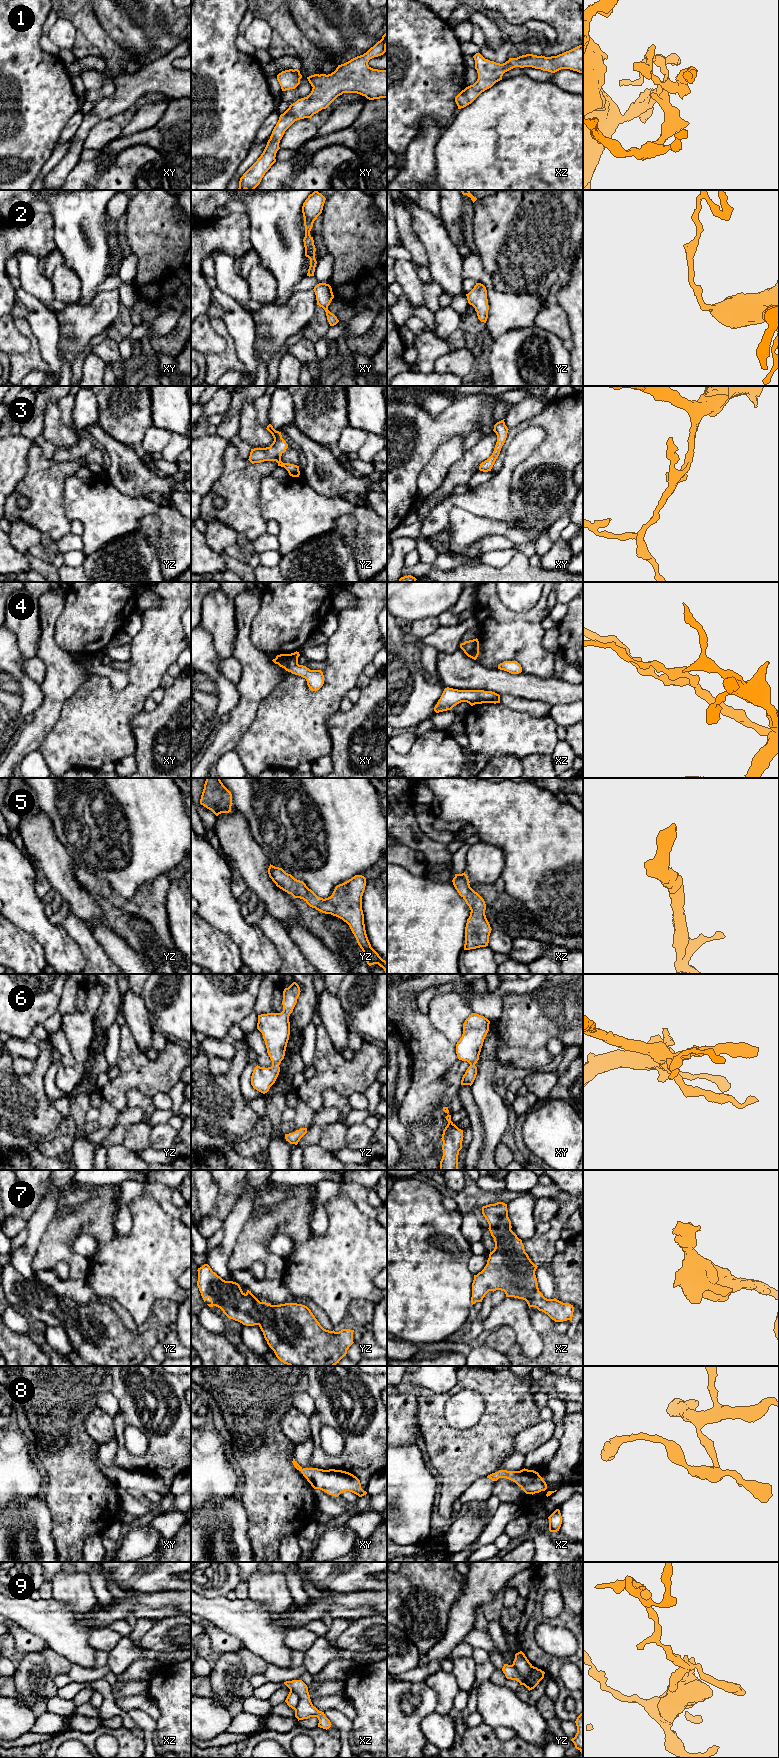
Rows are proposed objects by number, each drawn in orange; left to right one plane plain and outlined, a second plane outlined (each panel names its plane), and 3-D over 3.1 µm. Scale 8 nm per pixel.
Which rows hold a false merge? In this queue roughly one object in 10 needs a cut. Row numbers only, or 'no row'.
9

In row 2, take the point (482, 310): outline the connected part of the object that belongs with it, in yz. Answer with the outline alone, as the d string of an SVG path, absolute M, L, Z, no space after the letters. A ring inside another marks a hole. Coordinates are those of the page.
M476 283L466 296L468 303L475 308L478 319L486 323L489 310L486 287L481 283Z

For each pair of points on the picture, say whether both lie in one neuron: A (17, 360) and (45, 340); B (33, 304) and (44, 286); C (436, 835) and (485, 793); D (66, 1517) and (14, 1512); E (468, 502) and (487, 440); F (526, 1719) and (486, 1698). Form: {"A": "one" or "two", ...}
{"A": "two", "B": "two", "C": "two", "D": "two", "E": "two", "F": "one"}

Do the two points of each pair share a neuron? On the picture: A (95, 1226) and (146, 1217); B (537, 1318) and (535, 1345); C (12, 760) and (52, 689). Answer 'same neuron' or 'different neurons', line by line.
A: different neurons
B: different neurons
C: same neuron

